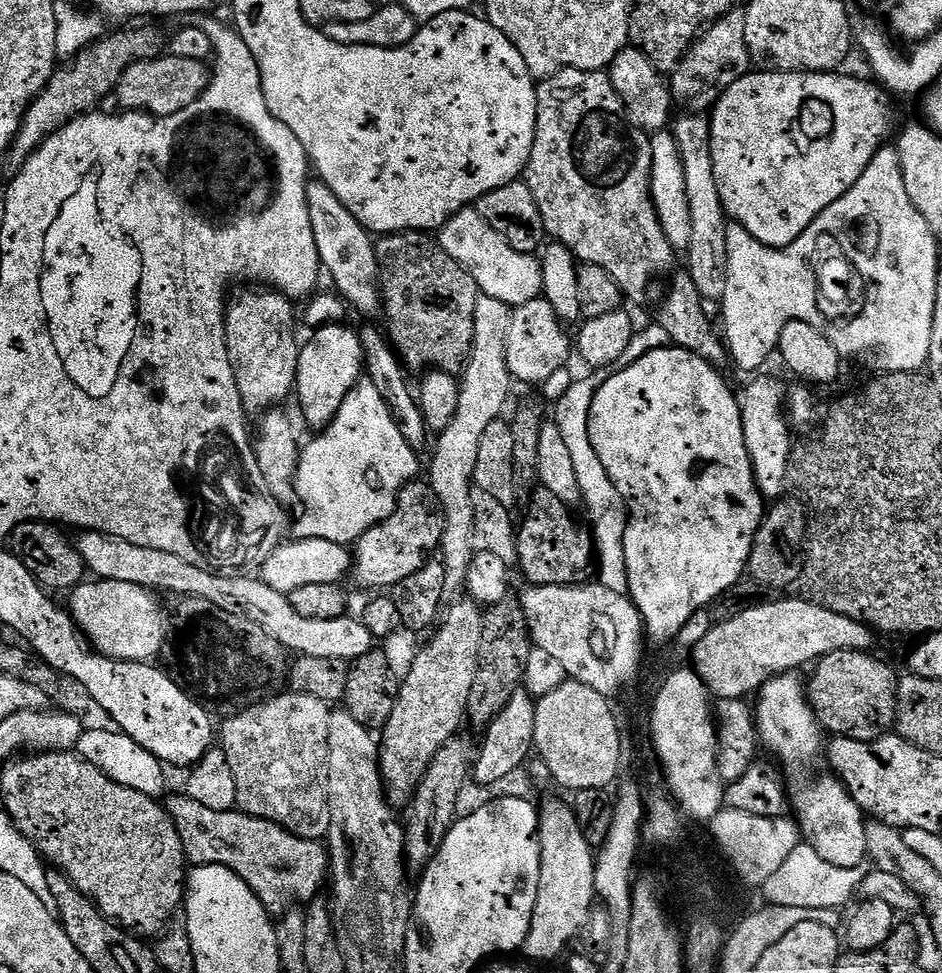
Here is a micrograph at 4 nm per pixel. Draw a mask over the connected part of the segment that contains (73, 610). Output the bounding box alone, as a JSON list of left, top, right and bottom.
[66,579,166,662]

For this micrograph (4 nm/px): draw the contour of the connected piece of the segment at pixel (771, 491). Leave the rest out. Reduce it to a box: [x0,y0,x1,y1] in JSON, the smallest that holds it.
[739,375,794,502]

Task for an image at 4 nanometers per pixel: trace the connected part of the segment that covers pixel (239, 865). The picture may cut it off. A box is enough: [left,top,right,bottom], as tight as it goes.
[166,794,330,918]

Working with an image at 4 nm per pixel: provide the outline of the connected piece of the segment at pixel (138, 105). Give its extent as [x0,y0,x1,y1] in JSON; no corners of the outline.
[114,54,210,116]

